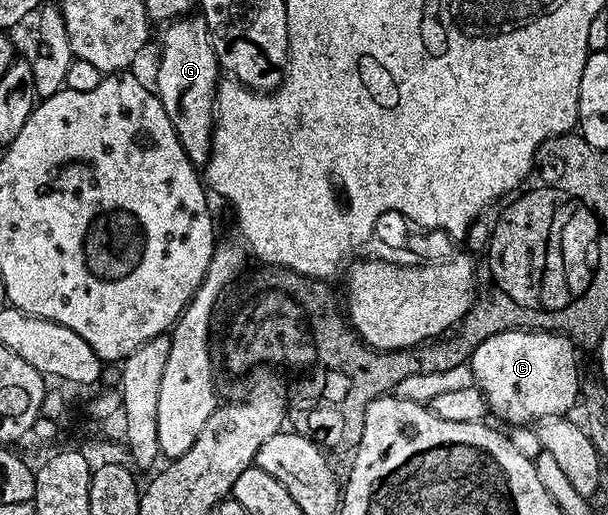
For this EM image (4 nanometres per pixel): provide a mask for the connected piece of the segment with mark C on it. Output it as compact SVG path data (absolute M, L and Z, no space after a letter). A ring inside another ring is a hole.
M516 330L487 337L477 346L469 361L474 376L474 387L483 394L490 415L500 416L507 424L531 424L550 416L566 417L579 397L581 361L575 357L577 345L561 332L550 330Z

